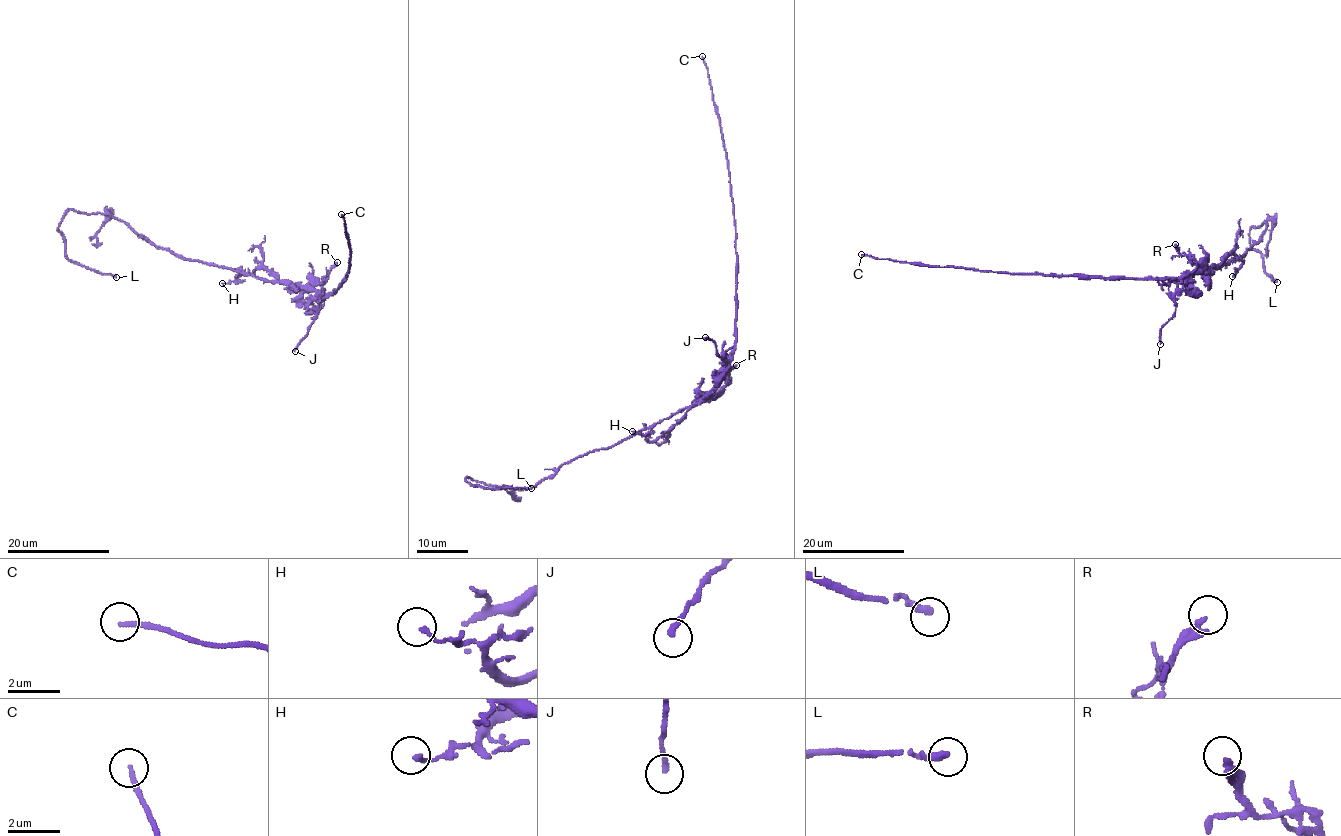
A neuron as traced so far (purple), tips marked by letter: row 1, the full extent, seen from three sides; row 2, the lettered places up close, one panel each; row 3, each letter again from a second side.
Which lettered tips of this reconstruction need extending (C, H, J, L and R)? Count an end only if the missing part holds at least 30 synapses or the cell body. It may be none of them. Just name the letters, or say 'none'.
L

